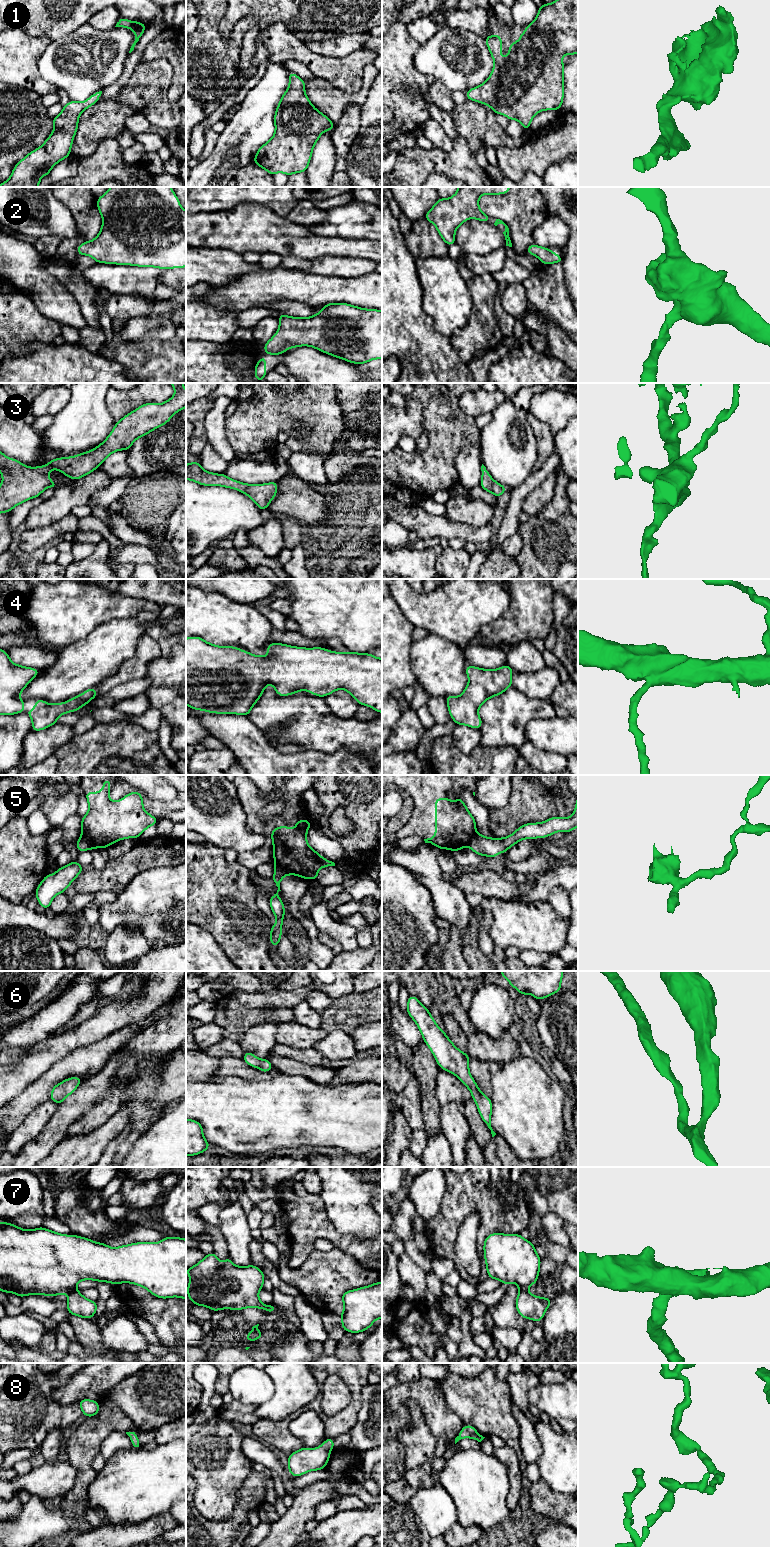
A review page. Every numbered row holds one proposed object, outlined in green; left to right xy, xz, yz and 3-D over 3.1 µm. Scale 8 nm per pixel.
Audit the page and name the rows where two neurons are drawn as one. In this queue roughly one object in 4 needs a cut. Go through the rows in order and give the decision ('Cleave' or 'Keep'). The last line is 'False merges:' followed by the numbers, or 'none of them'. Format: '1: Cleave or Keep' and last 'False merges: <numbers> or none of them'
1: Keep
2: Keep
3: Keep
4: Keep
5: Cleave
6: Keep
7: Cleave
8: Keep
False merges: 5, 7

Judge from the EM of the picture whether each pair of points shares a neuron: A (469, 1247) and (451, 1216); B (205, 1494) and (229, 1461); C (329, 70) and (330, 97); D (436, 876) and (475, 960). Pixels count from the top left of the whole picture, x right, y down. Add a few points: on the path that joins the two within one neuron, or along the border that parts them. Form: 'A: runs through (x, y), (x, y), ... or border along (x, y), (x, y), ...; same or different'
A: border along (474, 1212), (462, 1221), (454, 1252); different
B: runs through (213, 1486), (224, 1469); same
C: border along (314, 76), (324, 78), (337, 88), (350, 93); different
D: border along (463, 946), (463, 958), (465, 960); different

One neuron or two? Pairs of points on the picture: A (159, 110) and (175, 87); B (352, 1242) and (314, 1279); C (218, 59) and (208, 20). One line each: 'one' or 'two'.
A: two
B: two
C: one

